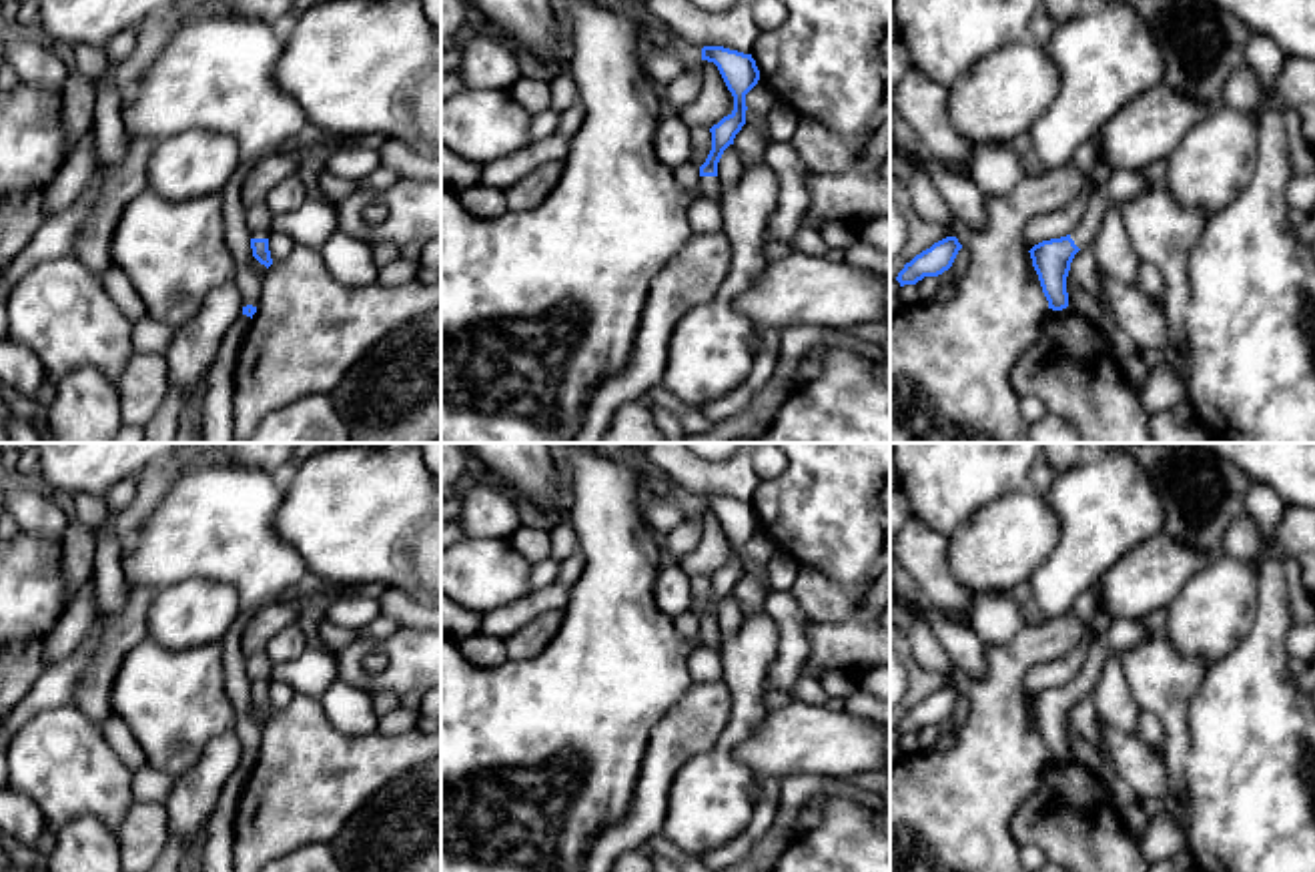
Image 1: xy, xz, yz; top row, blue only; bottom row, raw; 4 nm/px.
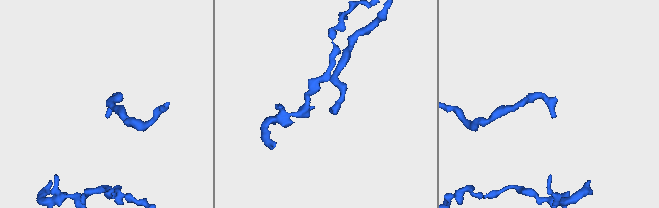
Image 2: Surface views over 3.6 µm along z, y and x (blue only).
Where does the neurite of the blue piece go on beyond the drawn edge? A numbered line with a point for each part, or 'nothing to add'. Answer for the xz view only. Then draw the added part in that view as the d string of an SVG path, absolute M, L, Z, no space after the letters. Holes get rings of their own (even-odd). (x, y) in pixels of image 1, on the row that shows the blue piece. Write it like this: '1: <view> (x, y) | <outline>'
1: xz (710, 187) | M700 176L700 190L702 190L702 196L712 200L720 200L724 194L718 176Z

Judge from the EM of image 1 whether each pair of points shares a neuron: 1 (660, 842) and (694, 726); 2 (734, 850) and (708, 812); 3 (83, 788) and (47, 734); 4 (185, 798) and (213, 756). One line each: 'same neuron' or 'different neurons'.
1: different neurons
2: different neurons
3: same neuron
4: same neuron

